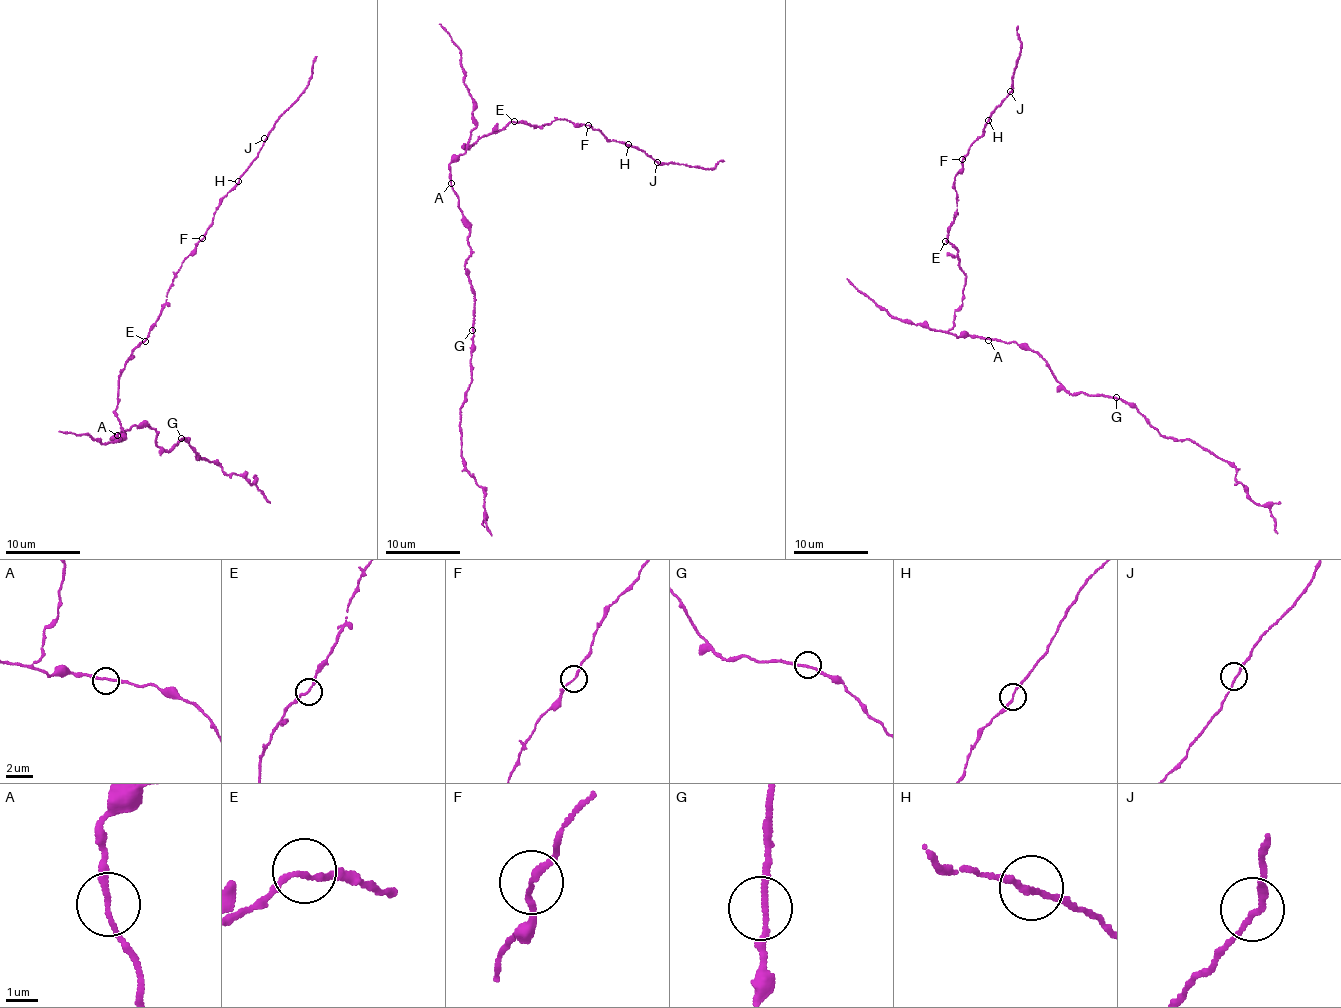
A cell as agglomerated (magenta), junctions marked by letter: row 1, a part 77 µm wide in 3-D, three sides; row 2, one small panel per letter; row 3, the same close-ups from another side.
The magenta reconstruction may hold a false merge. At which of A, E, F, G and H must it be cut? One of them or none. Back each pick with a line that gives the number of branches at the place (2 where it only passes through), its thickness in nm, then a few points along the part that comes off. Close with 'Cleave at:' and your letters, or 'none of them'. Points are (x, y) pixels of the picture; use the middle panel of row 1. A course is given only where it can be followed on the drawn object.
Cleave at: none of them

